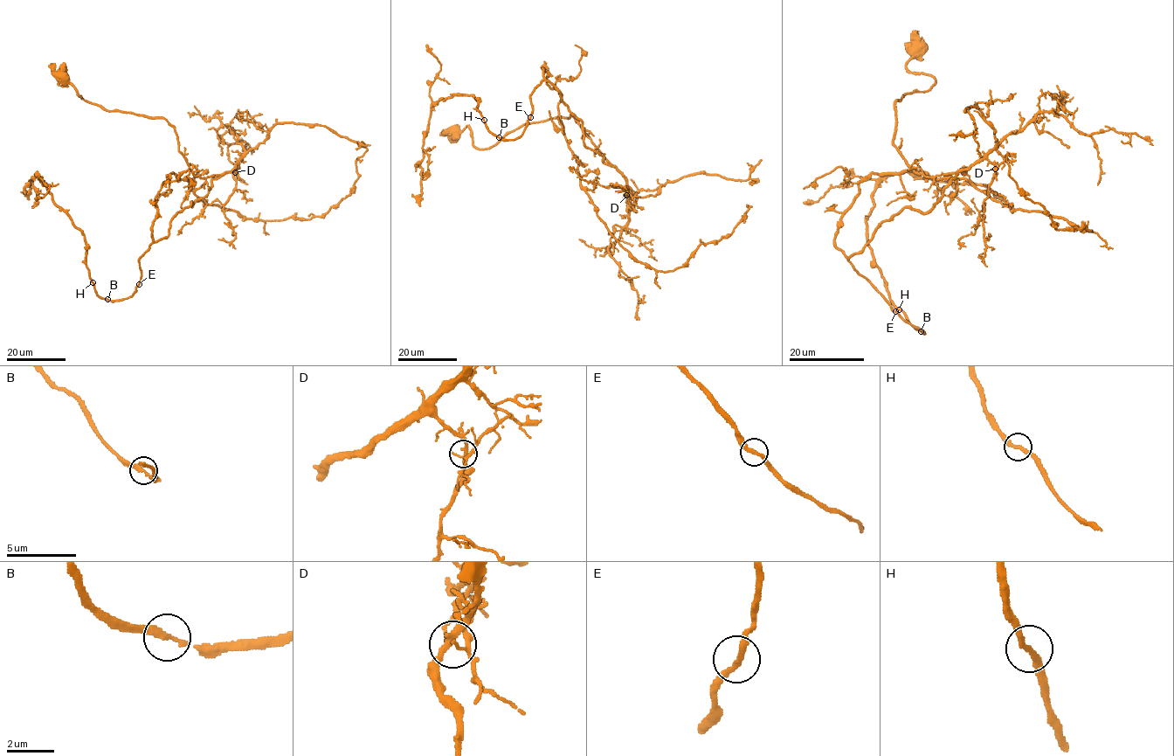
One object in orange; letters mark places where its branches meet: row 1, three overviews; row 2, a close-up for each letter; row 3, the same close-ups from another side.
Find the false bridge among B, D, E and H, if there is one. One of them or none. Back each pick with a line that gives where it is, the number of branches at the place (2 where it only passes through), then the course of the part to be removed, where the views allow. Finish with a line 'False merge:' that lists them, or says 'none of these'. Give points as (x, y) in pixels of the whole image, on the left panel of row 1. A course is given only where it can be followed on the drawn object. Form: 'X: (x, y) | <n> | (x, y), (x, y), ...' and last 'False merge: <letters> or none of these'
False merge: none of these

